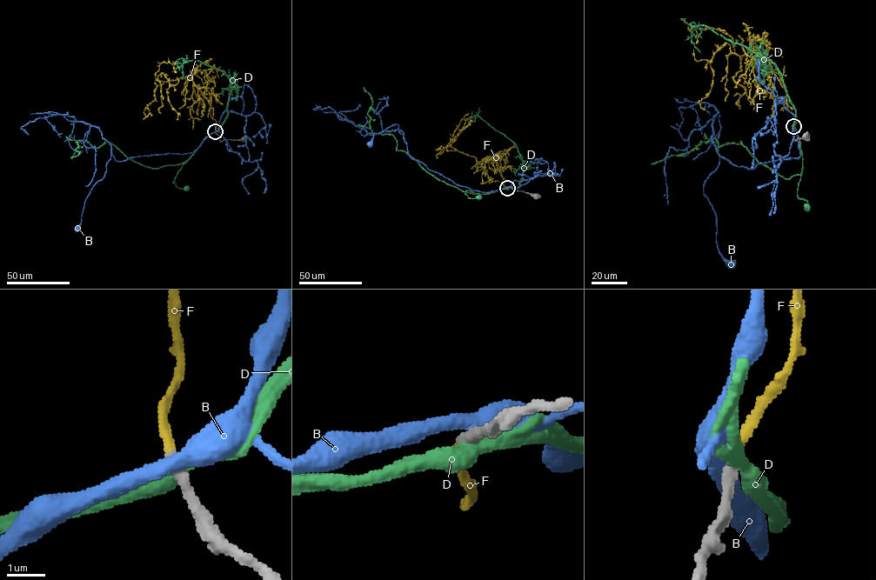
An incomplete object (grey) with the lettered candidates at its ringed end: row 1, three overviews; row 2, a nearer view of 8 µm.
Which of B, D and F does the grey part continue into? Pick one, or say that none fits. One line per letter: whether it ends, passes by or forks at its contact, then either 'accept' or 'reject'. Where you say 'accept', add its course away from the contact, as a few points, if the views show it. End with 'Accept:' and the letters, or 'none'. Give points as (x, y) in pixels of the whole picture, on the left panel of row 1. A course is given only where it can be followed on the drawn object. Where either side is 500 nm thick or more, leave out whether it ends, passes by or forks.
B: it passes by; reject
D: it passes by; reject
F: it ends there; accept; it runs (215, 131), (202, 78), (191, 74), (163, 82), (158, 79), (162, 73), (177, 119)
Accept: F

